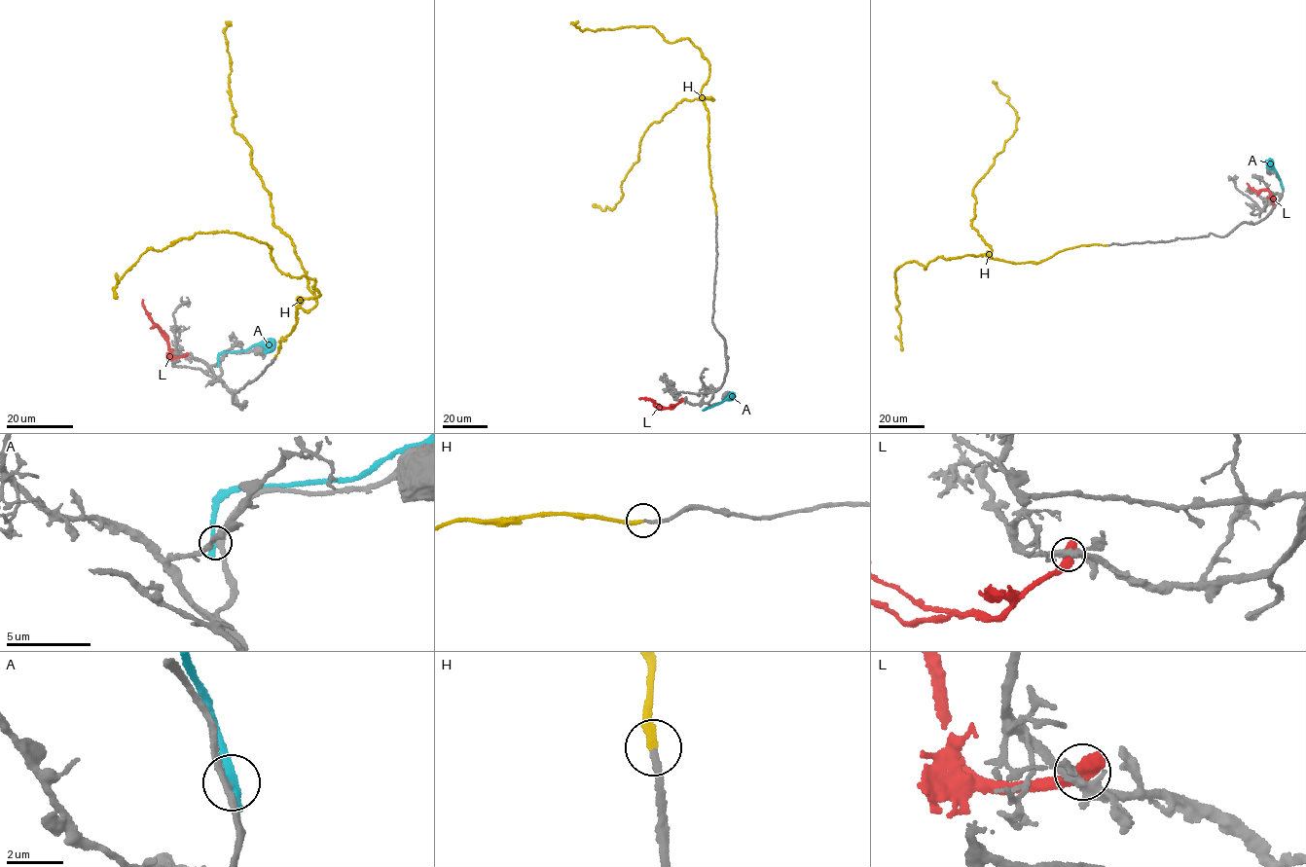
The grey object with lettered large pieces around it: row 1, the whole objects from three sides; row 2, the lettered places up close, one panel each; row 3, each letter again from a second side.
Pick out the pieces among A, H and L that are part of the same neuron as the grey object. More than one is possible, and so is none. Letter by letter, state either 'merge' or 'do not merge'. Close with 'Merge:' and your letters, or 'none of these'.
A: do not merge
H: merge
L: do not merge
Merge: H

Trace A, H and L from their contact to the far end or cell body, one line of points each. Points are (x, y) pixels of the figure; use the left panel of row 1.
A: (218, 363), (218, 356), (223, 352), (243, 350), (269, 342), (275, 347)
H: (275, 356), (298, 307), (315, 299), (234, 130), (231, 21)
L: (185, 355), (170, 354), (166, 336), (147, 314), (142, 299)

